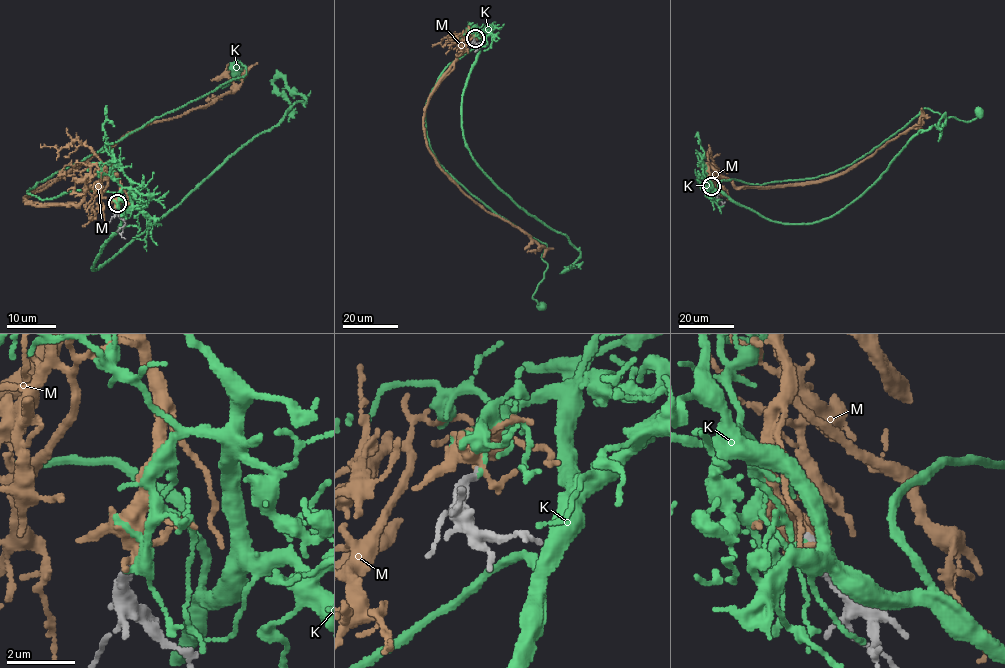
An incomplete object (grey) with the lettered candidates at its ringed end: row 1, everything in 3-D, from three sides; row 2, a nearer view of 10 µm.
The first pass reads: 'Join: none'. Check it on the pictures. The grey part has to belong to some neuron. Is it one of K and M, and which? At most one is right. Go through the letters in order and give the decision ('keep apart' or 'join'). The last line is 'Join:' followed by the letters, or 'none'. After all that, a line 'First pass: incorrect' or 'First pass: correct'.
K: keep apart
M: join
Join: M
First pass: incorrect

